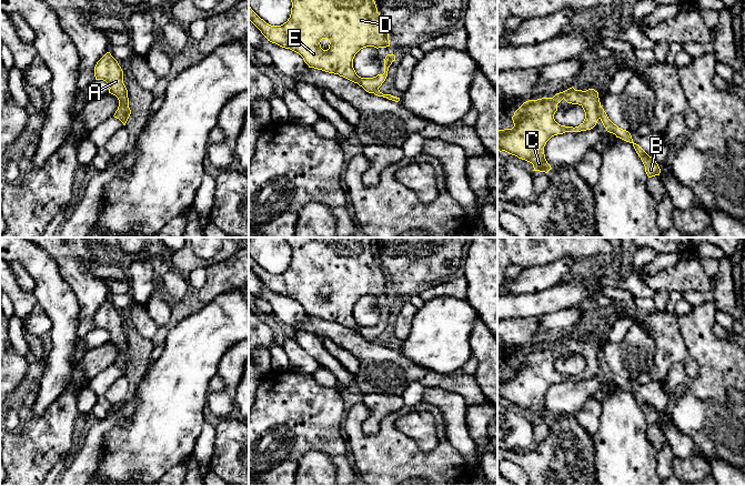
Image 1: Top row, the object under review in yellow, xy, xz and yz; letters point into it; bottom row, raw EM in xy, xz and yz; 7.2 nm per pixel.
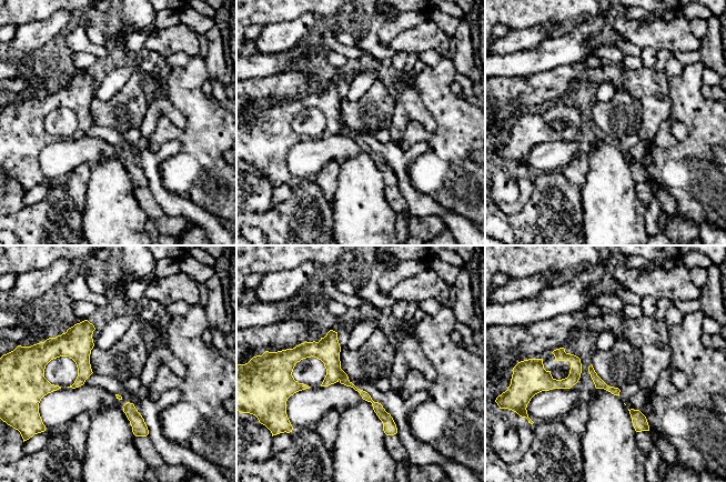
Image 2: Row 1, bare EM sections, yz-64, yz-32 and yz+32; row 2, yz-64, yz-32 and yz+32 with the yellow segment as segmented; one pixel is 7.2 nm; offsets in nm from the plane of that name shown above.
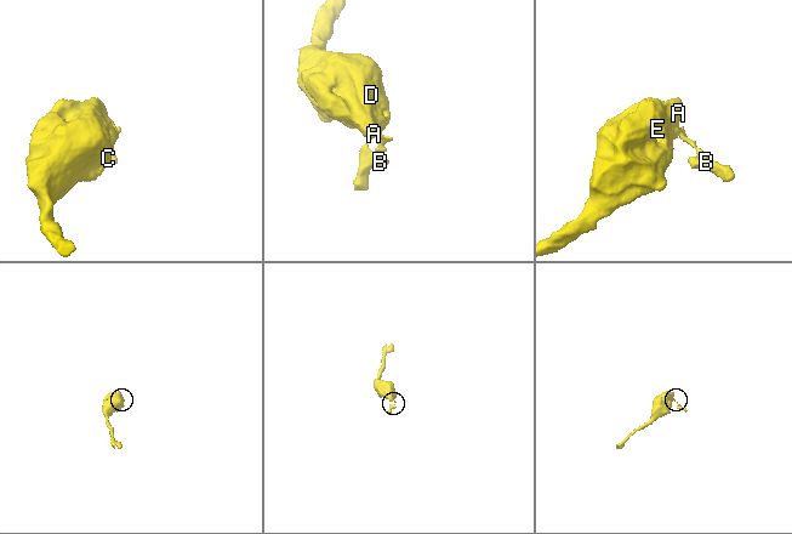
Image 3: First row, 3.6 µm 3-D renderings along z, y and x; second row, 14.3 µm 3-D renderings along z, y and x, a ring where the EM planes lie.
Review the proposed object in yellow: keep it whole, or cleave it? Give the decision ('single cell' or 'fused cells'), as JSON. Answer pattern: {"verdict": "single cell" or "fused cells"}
{"verdict": "fused cells"}

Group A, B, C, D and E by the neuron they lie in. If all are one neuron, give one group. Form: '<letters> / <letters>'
A C D E / B

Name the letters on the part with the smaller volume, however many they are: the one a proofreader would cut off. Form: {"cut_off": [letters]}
{"cut_off": ["B"]}

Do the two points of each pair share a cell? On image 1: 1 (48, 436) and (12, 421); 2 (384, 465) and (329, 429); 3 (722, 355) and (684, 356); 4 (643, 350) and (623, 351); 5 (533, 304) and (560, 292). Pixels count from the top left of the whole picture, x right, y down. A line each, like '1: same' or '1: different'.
1: different
2: different
3: different
4: same
5: same

